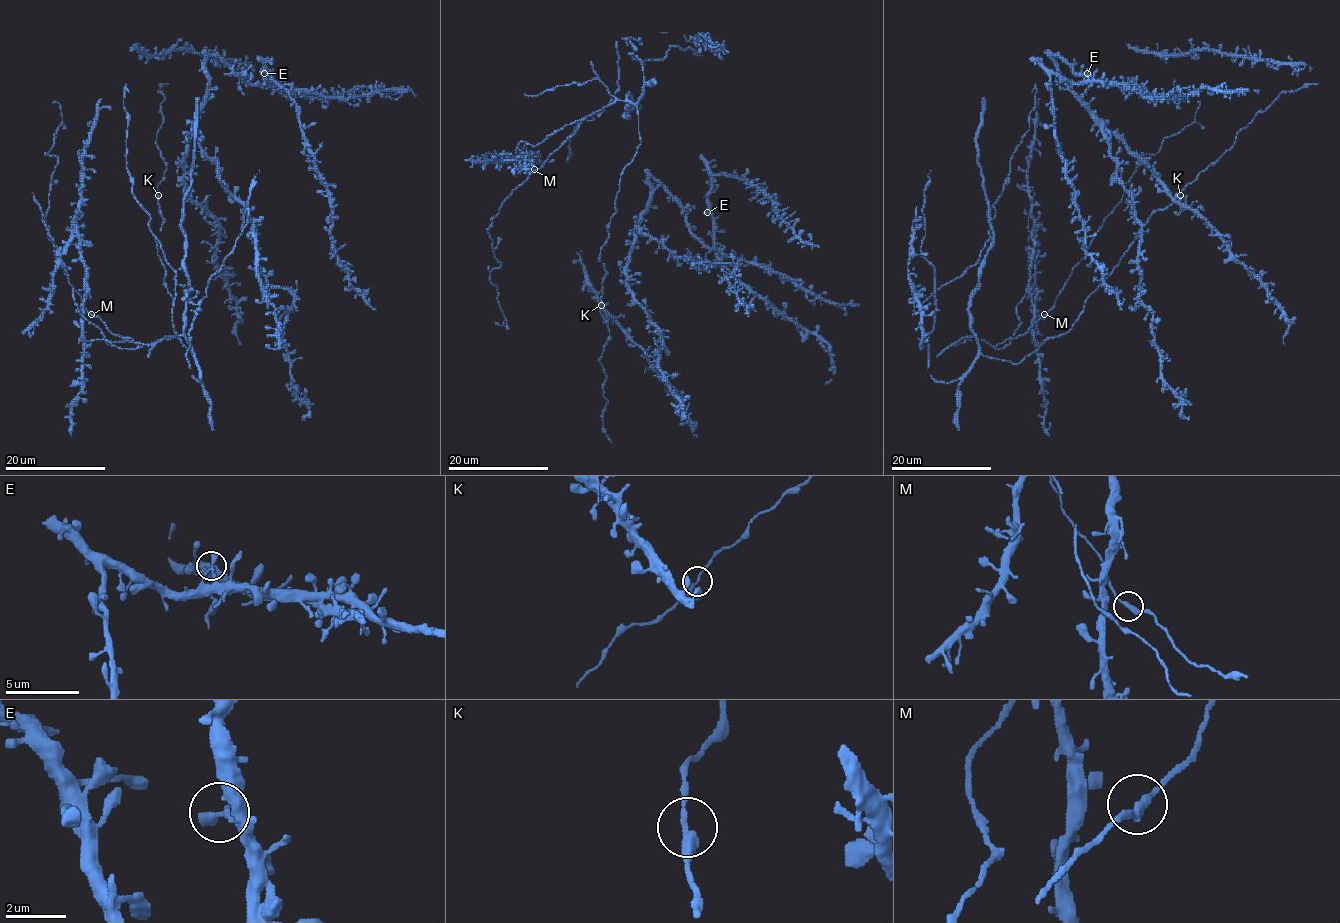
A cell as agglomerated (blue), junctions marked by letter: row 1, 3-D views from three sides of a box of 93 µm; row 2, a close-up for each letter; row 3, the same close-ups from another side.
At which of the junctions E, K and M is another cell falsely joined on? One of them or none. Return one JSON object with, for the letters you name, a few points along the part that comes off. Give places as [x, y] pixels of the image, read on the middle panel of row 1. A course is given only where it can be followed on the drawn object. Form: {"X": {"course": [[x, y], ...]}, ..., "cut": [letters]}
{"cut": []}

